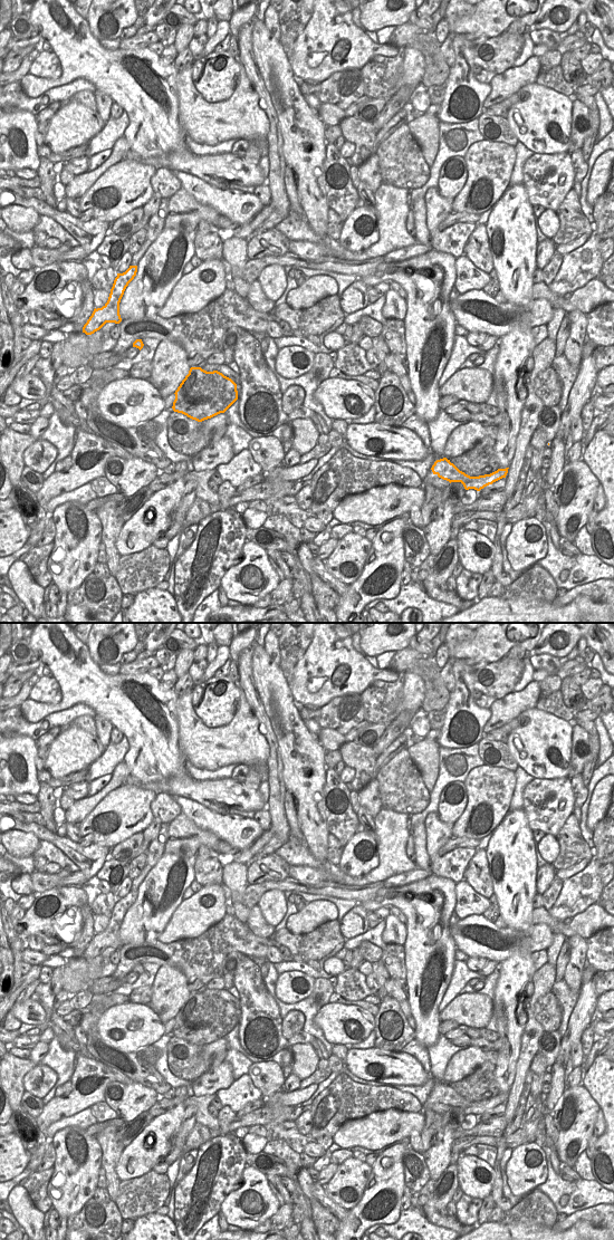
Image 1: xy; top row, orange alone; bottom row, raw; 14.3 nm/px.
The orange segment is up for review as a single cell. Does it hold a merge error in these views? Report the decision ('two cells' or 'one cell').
two cells

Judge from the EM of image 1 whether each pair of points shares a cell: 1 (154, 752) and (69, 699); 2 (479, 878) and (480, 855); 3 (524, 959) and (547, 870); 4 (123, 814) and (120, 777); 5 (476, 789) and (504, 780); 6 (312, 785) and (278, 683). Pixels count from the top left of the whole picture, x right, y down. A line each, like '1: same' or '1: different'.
1: same
2: same
3: different
4: different
5: same
6: same

